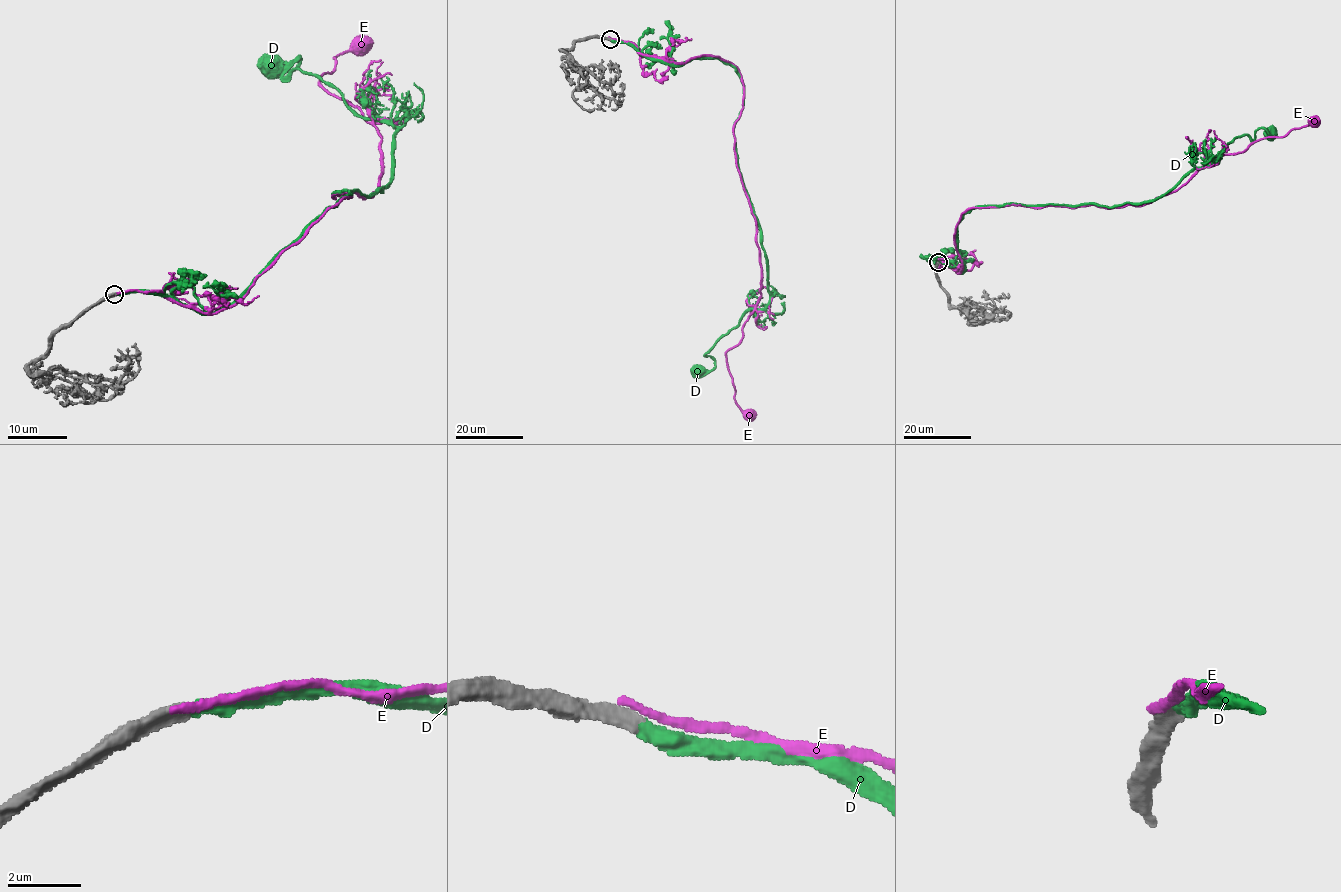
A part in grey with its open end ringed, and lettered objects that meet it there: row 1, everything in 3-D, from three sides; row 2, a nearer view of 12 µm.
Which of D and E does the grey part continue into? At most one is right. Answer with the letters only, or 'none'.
D

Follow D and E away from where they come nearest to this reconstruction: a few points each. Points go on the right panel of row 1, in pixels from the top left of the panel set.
D: (939, 263), (961, 272), (957, 224), (976, 207), (1142, 203), (1233, 139), (1268, 132)
E: (937, 262), (961, 269), (955, 230), (969, 208), (1142, 205), (1176, 191), (1216, 157), (1313, 121)

